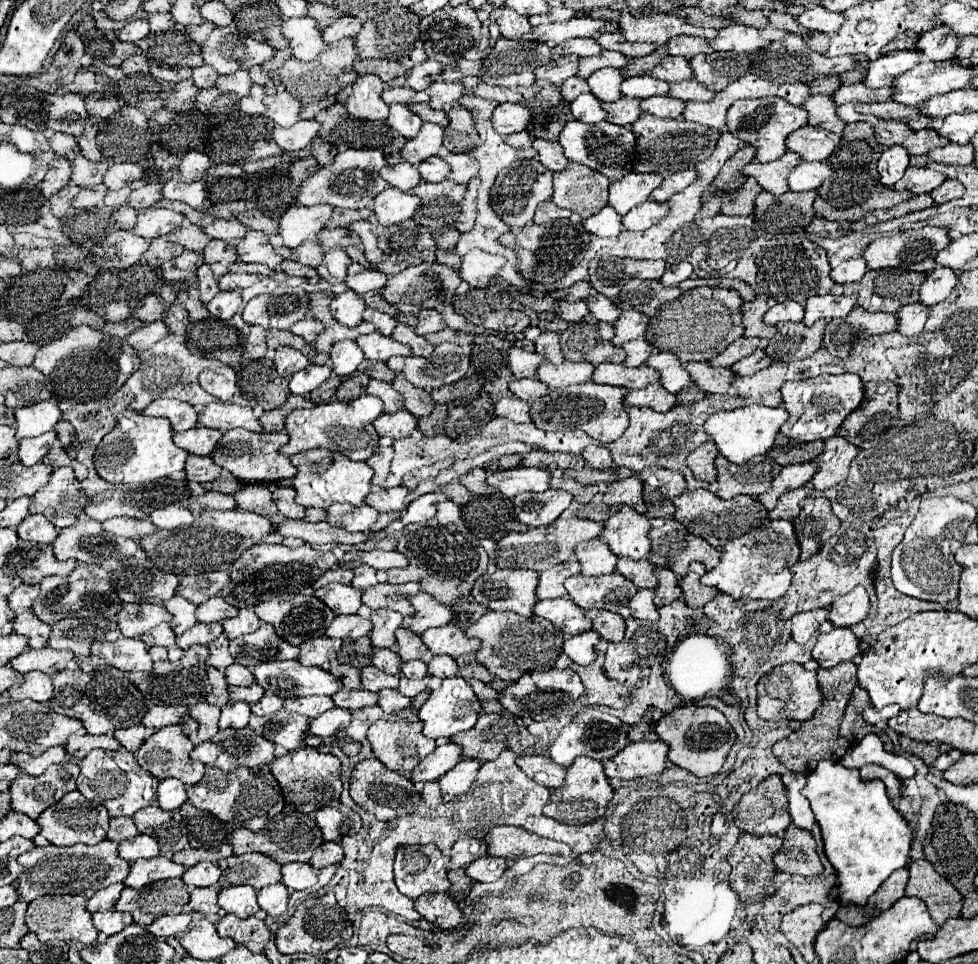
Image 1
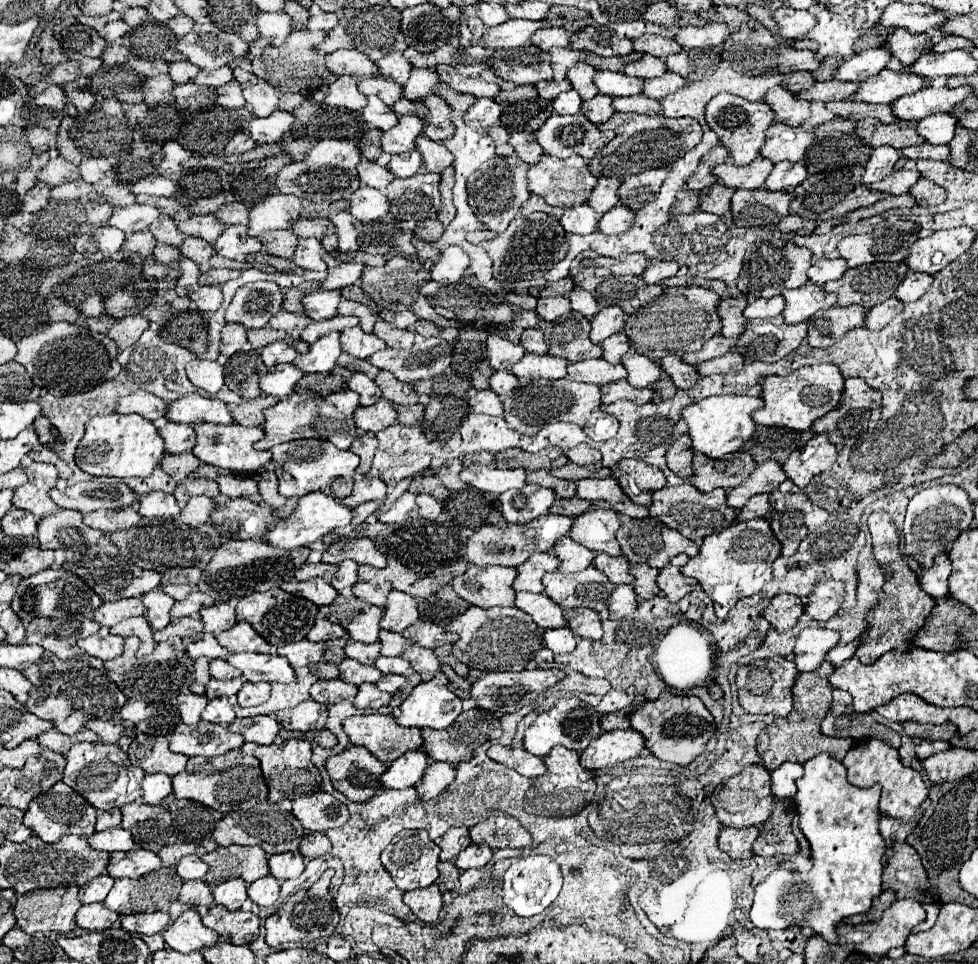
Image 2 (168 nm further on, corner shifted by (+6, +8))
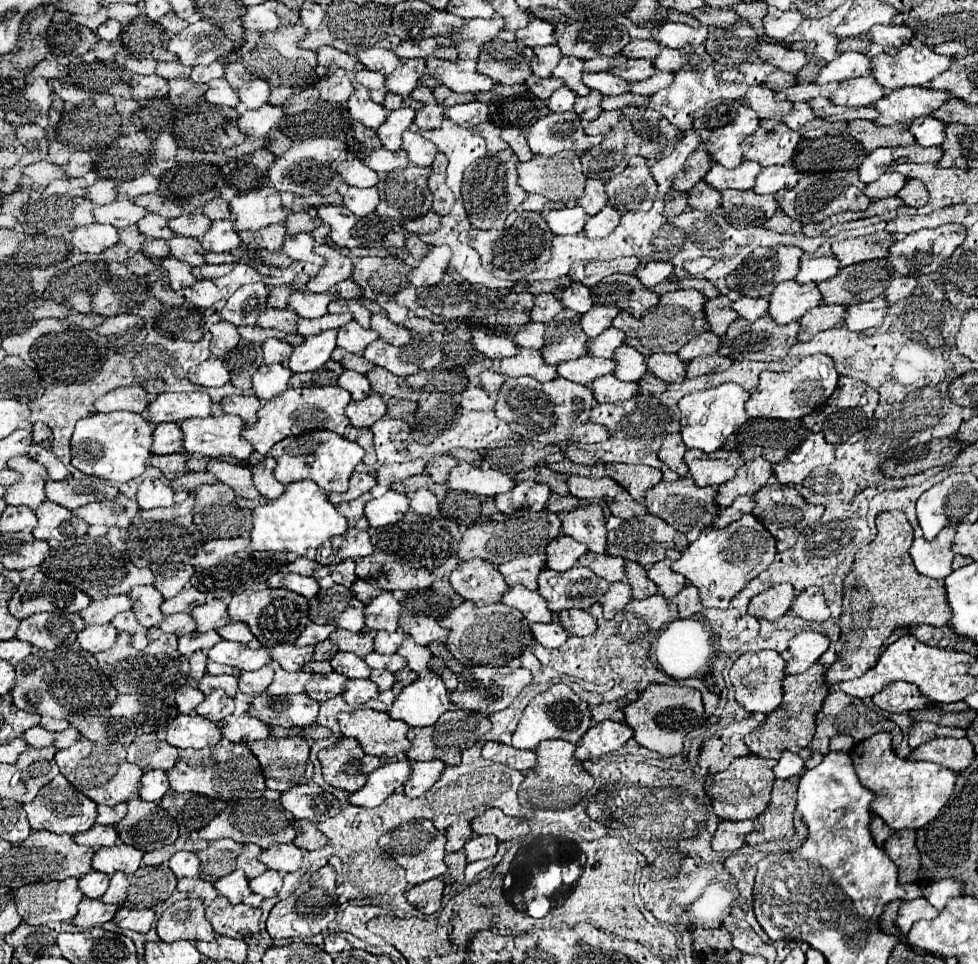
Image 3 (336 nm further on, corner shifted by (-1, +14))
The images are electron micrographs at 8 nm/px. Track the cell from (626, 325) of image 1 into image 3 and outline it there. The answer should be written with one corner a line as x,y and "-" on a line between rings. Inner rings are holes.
593,306
587,314
581,316
581,330
587,334
587,338
595,338
603,330
611,328
611,322
617,314
619,310
615,306

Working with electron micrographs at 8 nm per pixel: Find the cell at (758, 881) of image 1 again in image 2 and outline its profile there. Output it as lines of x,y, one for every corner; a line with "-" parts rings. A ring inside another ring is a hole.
756,826
748,828
722,828
718,834
718,846
722,852
730,854
734,860
750,860
754,856
752,844
760,830

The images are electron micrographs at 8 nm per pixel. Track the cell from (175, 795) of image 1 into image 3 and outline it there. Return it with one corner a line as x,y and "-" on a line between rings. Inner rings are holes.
149,770
141,778
141,788
137,790
137,796
147,802
159,802
167,790
169,790
169,782
165,772

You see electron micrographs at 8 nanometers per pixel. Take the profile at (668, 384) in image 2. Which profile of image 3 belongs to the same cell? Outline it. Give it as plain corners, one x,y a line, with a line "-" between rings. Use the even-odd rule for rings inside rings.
647,372
647,374
645,374
637,384
639,384
639,394
649,392
649,394
653,394
653,396
663,394
663,392
665,392
665,388
667,388
667,384
665,384
663,380
655,378
651,372

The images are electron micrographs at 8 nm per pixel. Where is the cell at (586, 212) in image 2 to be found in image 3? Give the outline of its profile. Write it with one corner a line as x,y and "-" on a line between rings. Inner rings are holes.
579,206
563,208
563,210
549,210
545,214
545,222
549,230
557,236
569,236
569,234
579,234
583,232
583,226
587,222
587,214
579,210

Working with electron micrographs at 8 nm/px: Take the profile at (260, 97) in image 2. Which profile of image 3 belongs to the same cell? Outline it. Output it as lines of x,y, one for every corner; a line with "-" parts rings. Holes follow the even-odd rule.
249,80
245,86
237,90
237,96
247,108
259,108
267,104
269,84
265,80

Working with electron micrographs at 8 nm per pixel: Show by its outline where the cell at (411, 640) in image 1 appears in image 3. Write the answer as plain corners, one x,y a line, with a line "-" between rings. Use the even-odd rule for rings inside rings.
377,632
375,636
375,652
379,654
395,654
395,650
399,648
399,642
403,642
405,634
399,632

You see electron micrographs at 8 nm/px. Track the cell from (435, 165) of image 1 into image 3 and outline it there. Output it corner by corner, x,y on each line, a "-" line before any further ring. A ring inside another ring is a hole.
385,148
373,150
363,162
365,162
365,166
369,166
375,172
393,172
393,170
401,170
403,166
409,166
407,154
403,150
389,152

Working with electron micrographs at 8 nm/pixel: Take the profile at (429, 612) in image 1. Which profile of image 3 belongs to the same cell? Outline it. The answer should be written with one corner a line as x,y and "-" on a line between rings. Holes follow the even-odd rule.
381,592
377,598
371,600
371,604
365,606
363,616
365,616
365,626
369,630
385,630
385,632
395,632
397,630
397,620
401,616
403,608
397,598
393,598
391,592

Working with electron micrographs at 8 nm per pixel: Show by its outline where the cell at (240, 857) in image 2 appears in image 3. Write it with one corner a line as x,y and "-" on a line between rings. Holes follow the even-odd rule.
213,840
205,850
197,852
201,860
199,876
209,882
217,882
219,878
241,868
247,878
255,878
267,870
267,866
257,860
259,854
261,848
255,844
239,844
235,840

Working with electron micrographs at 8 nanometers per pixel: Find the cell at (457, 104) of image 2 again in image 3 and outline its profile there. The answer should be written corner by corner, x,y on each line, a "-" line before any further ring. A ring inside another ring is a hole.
437,84
431,88
433,98
441,104
441,106
453,106
453,104
465,104
465,102
473,102
475,96
473,94
455,94
453,90
447,90
443,84

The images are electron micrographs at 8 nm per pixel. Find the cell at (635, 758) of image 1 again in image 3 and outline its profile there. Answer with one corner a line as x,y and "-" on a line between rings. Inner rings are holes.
613,720
597,722
577,742
575,758
577,760
599,758
605,752
619,750
629,738
631,738
631,728
629,726
625,726
621,722
613,722

